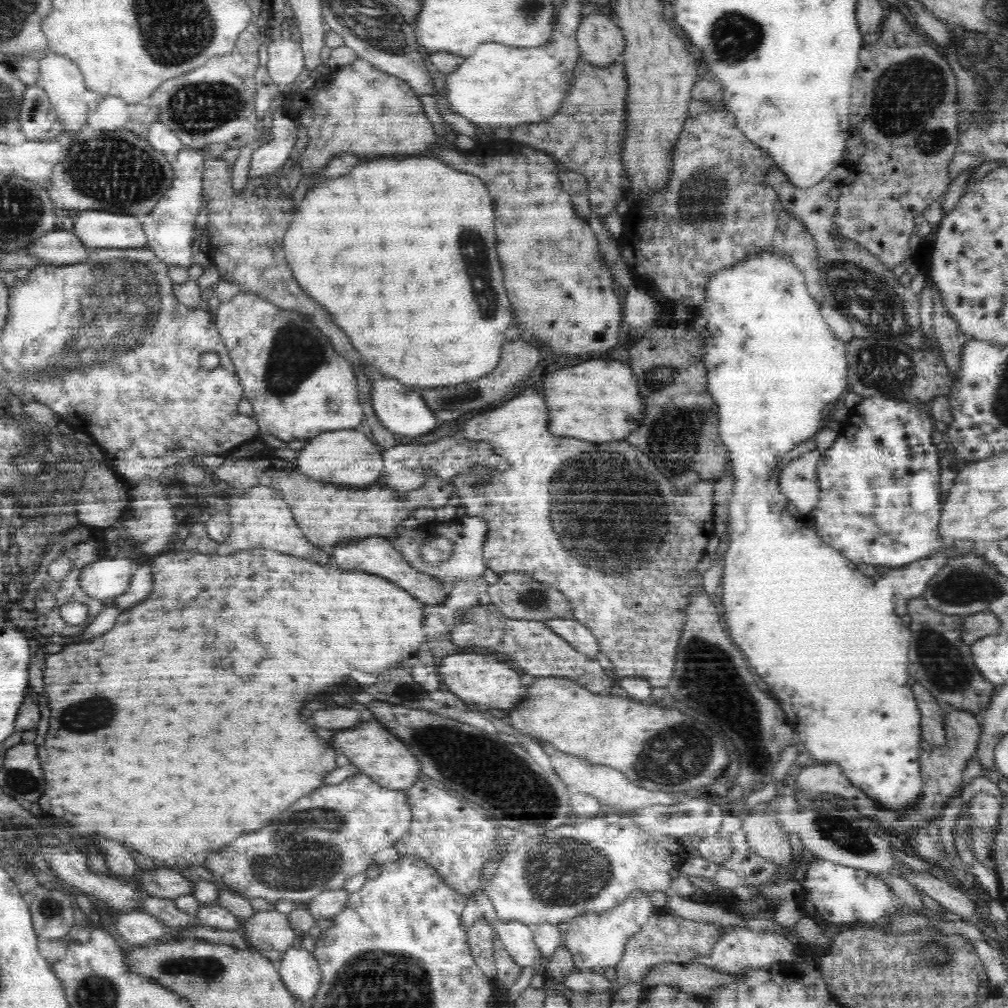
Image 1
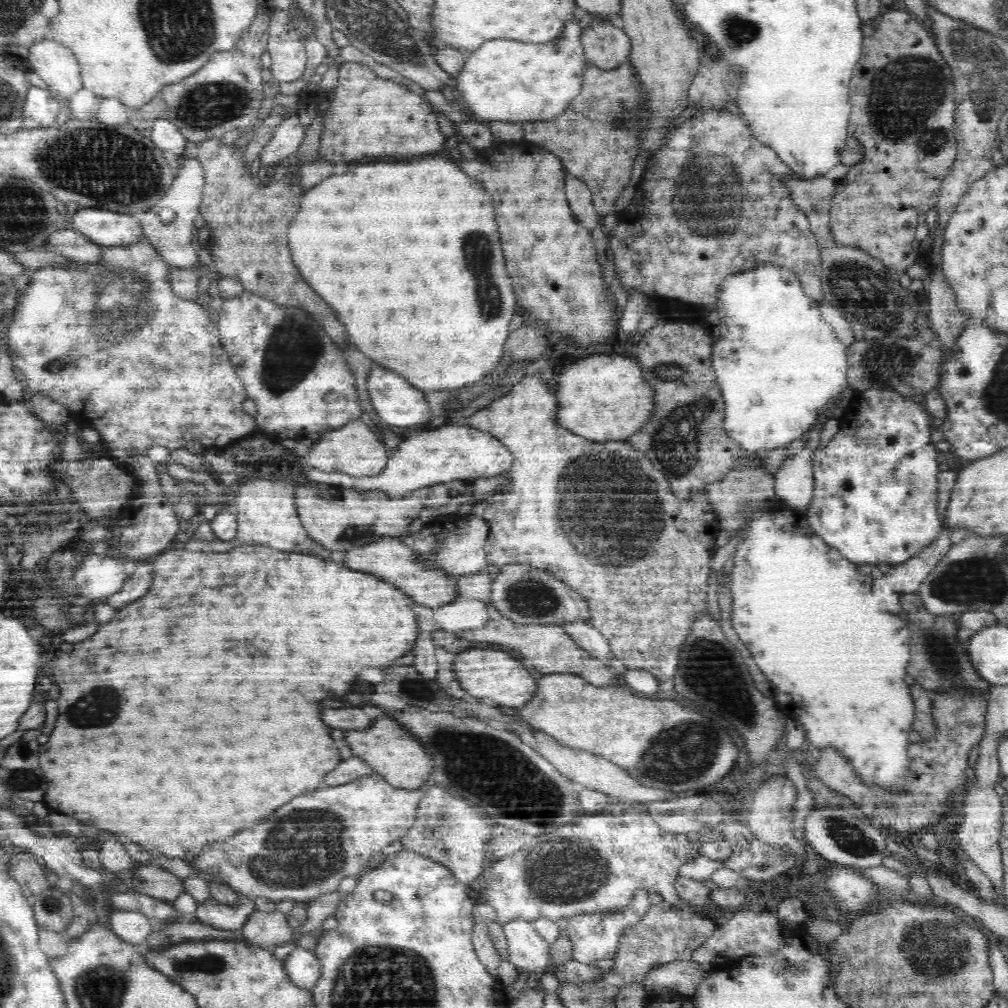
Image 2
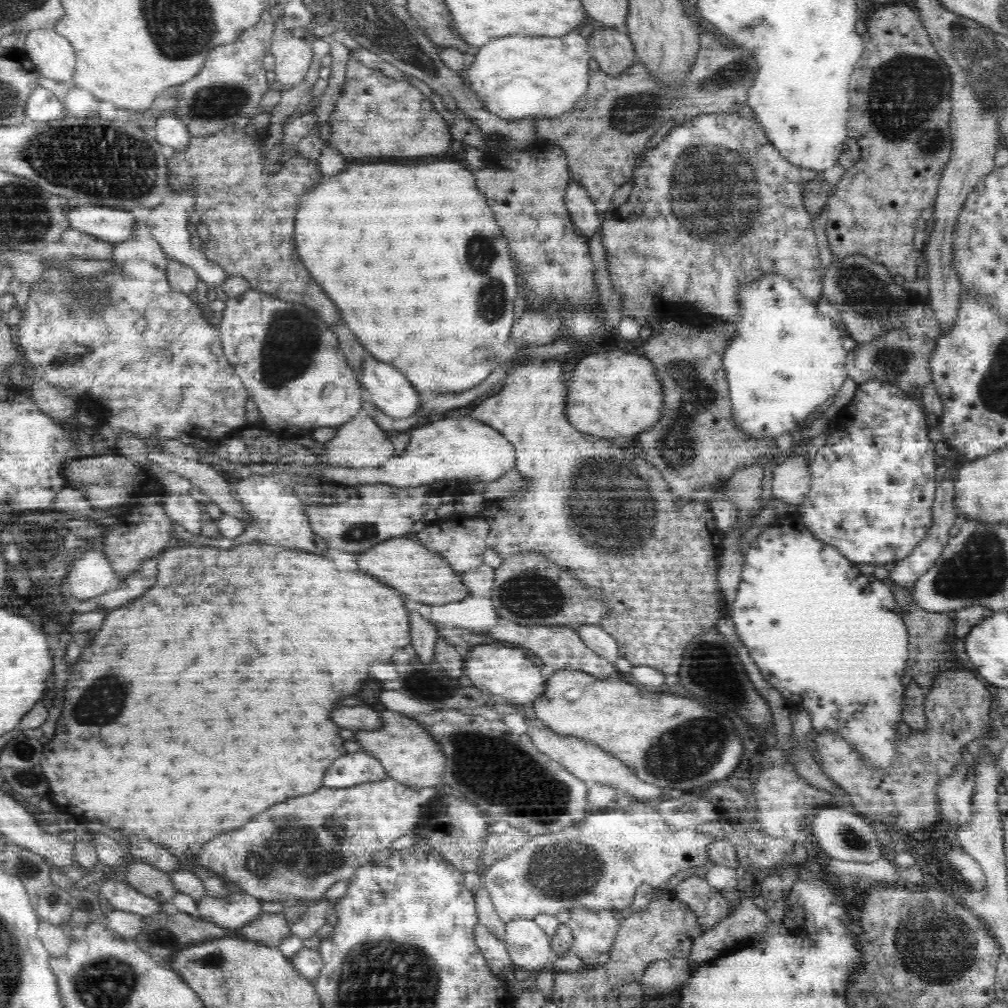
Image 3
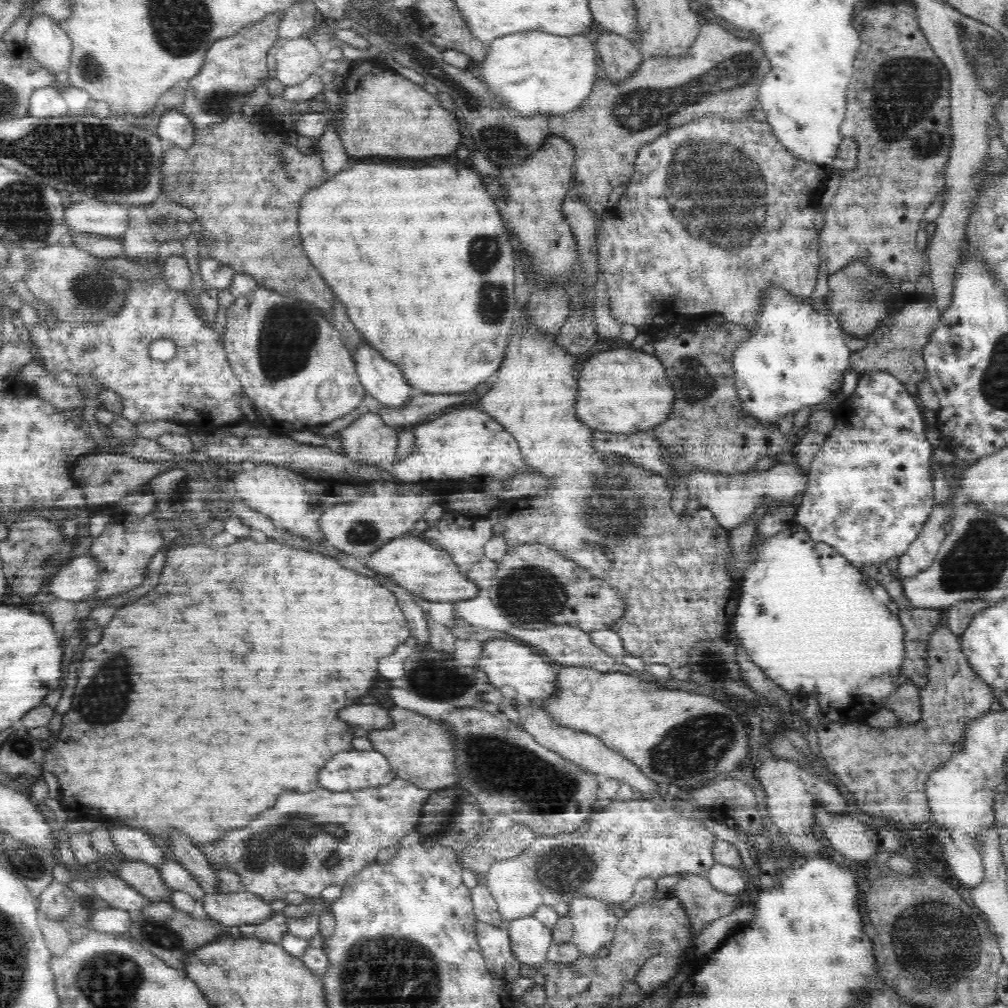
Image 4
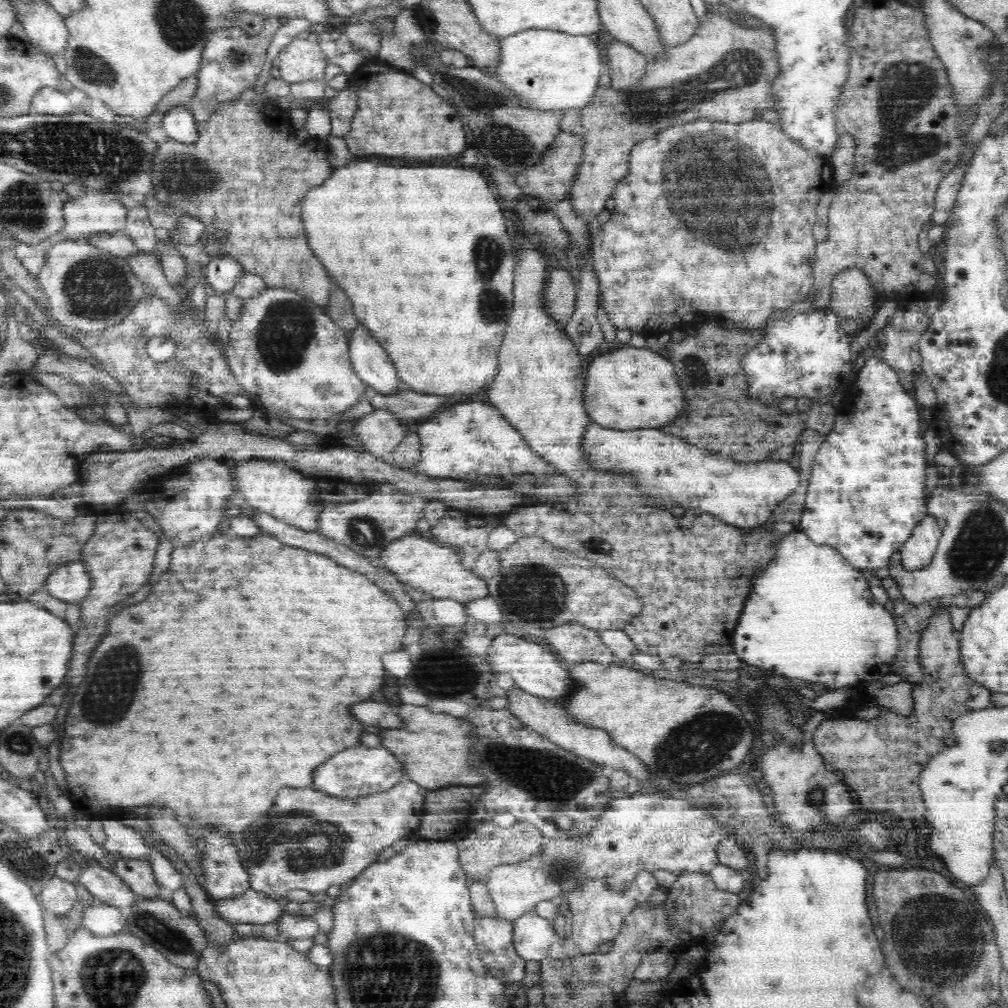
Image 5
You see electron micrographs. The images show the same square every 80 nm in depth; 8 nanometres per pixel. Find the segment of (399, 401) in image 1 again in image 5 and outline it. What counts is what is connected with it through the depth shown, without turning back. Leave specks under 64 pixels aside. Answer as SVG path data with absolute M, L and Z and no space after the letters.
M354 326L351 331L348 356L356 374L378 394L388 396L405 388L388 354L380 348L380 344L370 336L364 326Z

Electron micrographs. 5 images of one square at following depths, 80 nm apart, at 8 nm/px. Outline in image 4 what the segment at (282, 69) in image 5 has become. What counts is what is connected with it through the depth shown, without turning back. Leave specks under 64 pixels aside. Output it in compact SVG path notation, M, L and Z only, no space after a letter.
M305 35L292 40L277 39L271 51L276 58L272 76L287 87L301 83L310 73L321 72L324 58L314 43Z

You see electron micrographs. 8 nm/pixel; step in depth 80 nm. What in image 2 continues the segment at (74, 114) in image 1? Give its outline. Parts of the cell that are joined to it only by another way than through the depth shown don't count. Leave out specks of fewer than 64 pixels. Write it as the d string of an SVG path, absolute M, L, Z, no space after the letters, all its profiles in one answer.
M47 37L36 39L28 49L30 50L30 56L27 66L44 80L47 86L46 89L58 102L64 104L64 106L67 104L67 107L70 108L70 98L83 87L79 78L79 63L74 58L74 54L70 52L70 48L62 42L58 42L57 39Z

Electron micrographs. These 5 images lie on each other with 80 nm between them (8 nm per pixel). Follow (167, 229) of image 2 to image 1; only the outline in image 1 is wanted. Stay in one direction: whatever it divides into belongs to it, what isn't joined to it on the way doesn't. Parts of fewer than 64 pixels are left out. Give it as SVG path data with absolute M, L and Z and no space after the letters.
M224 142L210 144L204 149L184 148L176 155L173 167L173 181L156 206L146 215L140 215L140 223L147 236L147 246L152 249L162 263L188 268L192 261L192 242L196 238L194 230L197 214L201 209L203 194L204 160L210 156L221 156L228 148Z

